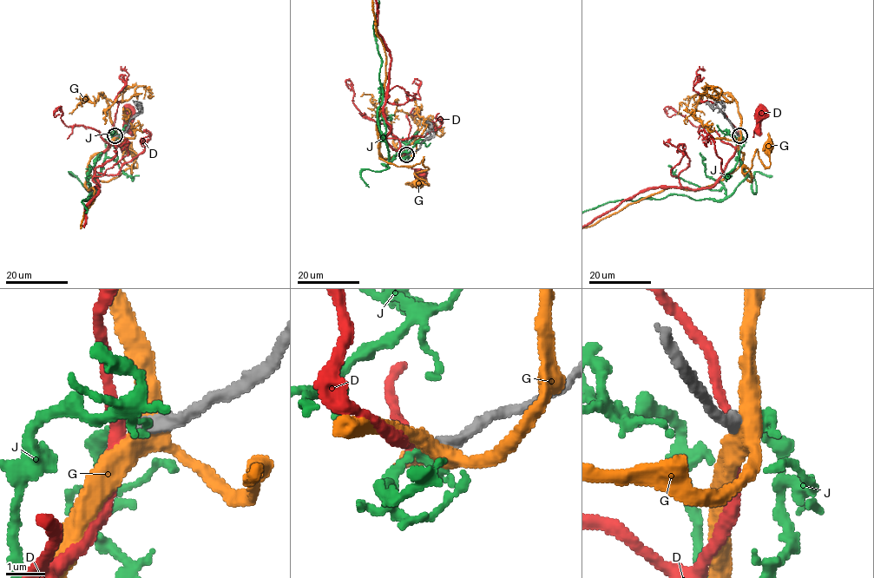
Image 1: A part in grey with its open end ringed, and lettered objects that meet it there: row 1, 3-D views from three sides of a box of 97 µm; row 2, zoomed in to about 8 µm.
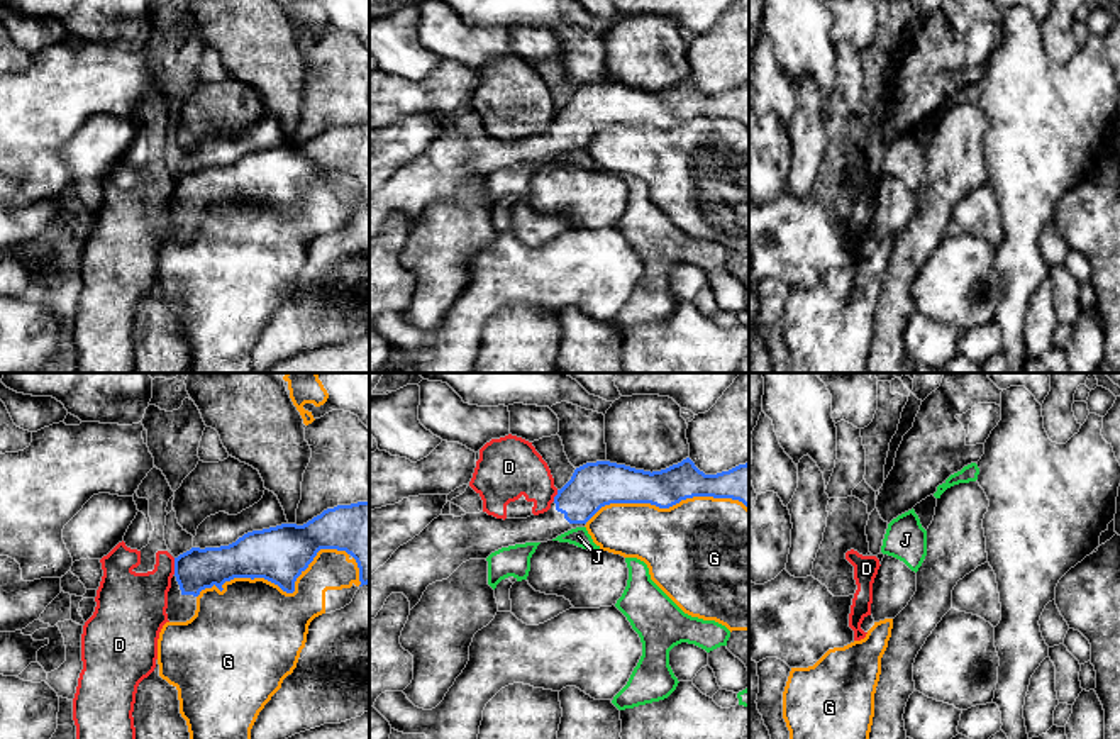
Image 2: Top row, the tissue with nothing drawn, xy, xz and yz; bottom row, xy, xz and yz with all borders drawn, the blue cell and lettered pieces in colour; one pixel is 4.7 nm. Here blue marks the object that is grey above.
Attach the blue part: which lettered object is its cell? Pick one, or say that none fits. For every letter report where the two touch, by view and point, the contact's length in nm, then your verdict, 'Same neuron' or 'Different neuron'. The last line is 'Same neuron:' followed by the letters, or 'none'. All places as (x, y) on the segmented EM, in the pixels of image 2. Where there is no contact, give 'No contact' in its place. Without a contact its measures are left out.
D: Touches blue at xy (175, 566). Shared border 80 nm. Different neuron
G: Touches blue at xy (278, 585). Shared border 750 nm. Different neuron
J: No contact. Different neuron
Same neuron: none

